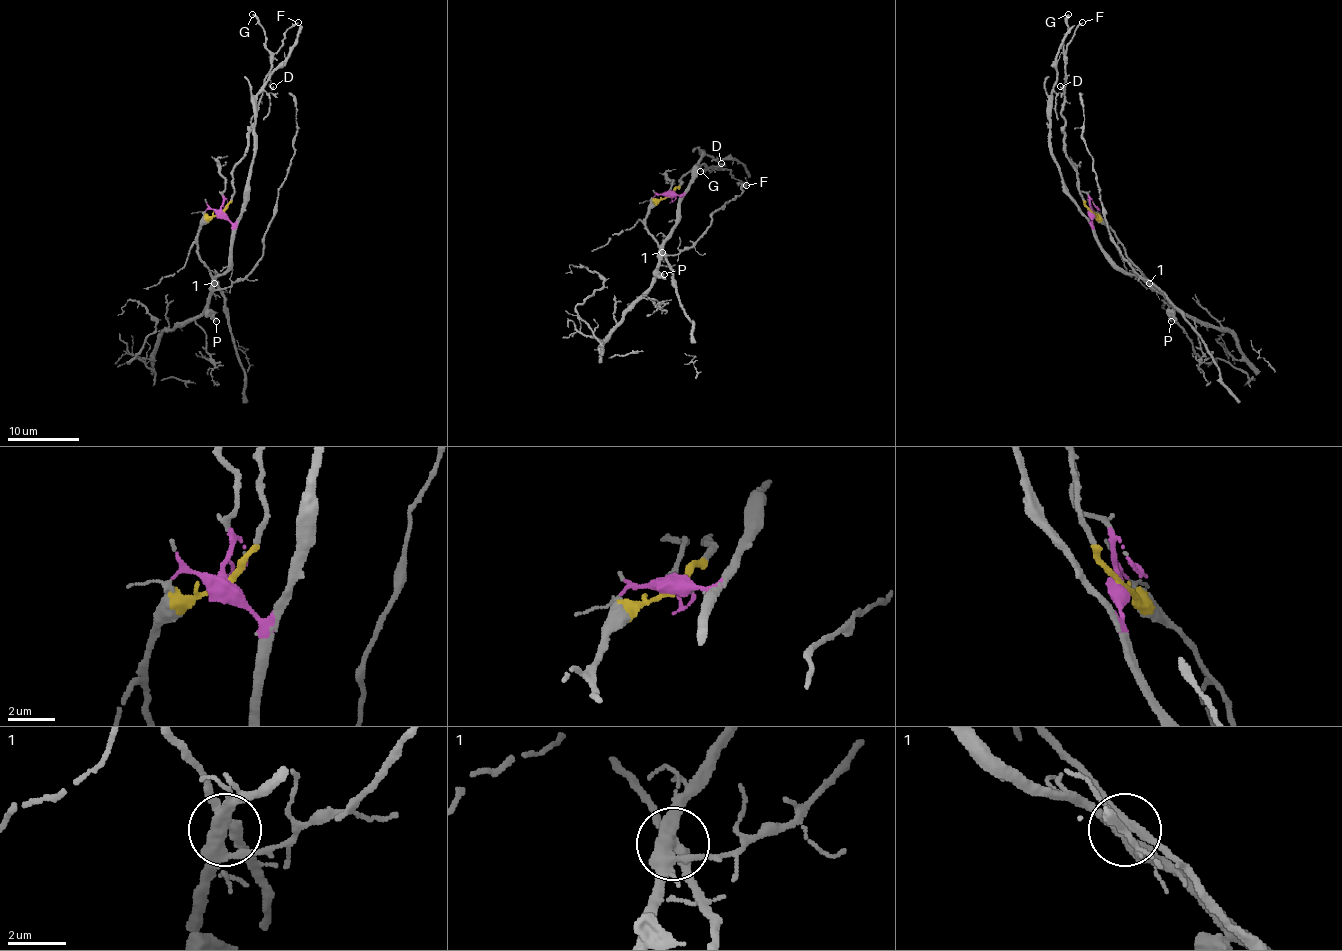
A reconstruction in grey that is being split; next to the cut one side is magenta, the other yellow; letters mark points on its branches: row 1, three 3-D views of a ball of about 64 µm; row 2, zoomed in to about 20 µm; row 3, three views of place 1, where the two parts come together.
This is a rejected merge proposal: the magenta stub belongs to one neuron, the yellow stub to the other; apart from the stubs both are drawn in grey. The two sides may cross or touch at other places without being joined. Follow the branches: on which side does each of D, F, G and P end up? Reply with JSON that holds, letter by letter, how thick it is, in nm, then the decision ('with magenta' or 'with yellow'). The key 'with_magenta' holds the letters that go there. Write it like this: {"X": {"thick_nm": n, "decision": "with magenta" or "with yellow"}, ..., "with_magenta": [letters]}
{"D": {"thick_nm": 130, "decision": "with yellow"}, "F": {"thick_nm": 130, "decision": "with yellow"}, "G": {"thick_nm": 280, "decision": "with yellow"}, "P": {"thick_nm": 110, "decision": "with magenta"}, "with_magenta": ["P"]}

